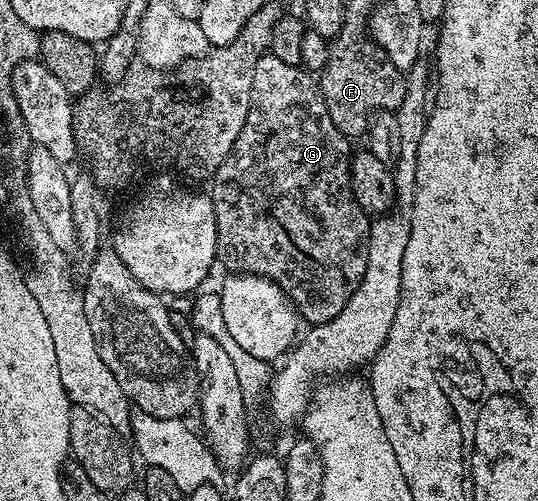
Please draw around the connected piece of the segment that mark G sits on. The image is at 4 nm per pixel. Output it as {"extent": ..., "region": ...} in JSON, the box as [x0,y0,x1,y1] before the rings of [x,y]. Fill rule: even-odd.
{"extent":[209,55,371,326],"region":[[[261,55],[250,73],[253,75],[251,106],[245,115],[241,135],[237,135],[229,155],[223,160],[221,167],[215,172],[209,184],[217,219],[217,257],[220,262],[224,261],[228,265],[228,270],[237,273],[252,273],[258,277],[269,279],[274,285],[281,287],[283,294],[290,299],[300,318],[308,326],[320,325],[333,320],[341,311],[341,307],[345,307],[349,295],[353,291],[357,291],[357,287],[365,275],[365,263],[369,255],[371,221],[369,214],[357,203],[355,192],[351,186],[351,163],[348,160],[349,152],[347,153],[349,141],[333,123],[323,102],[323,94],[319,91],[316,78],[308,70],[299,65],[281,63],[281,59],[270,55]]]}

